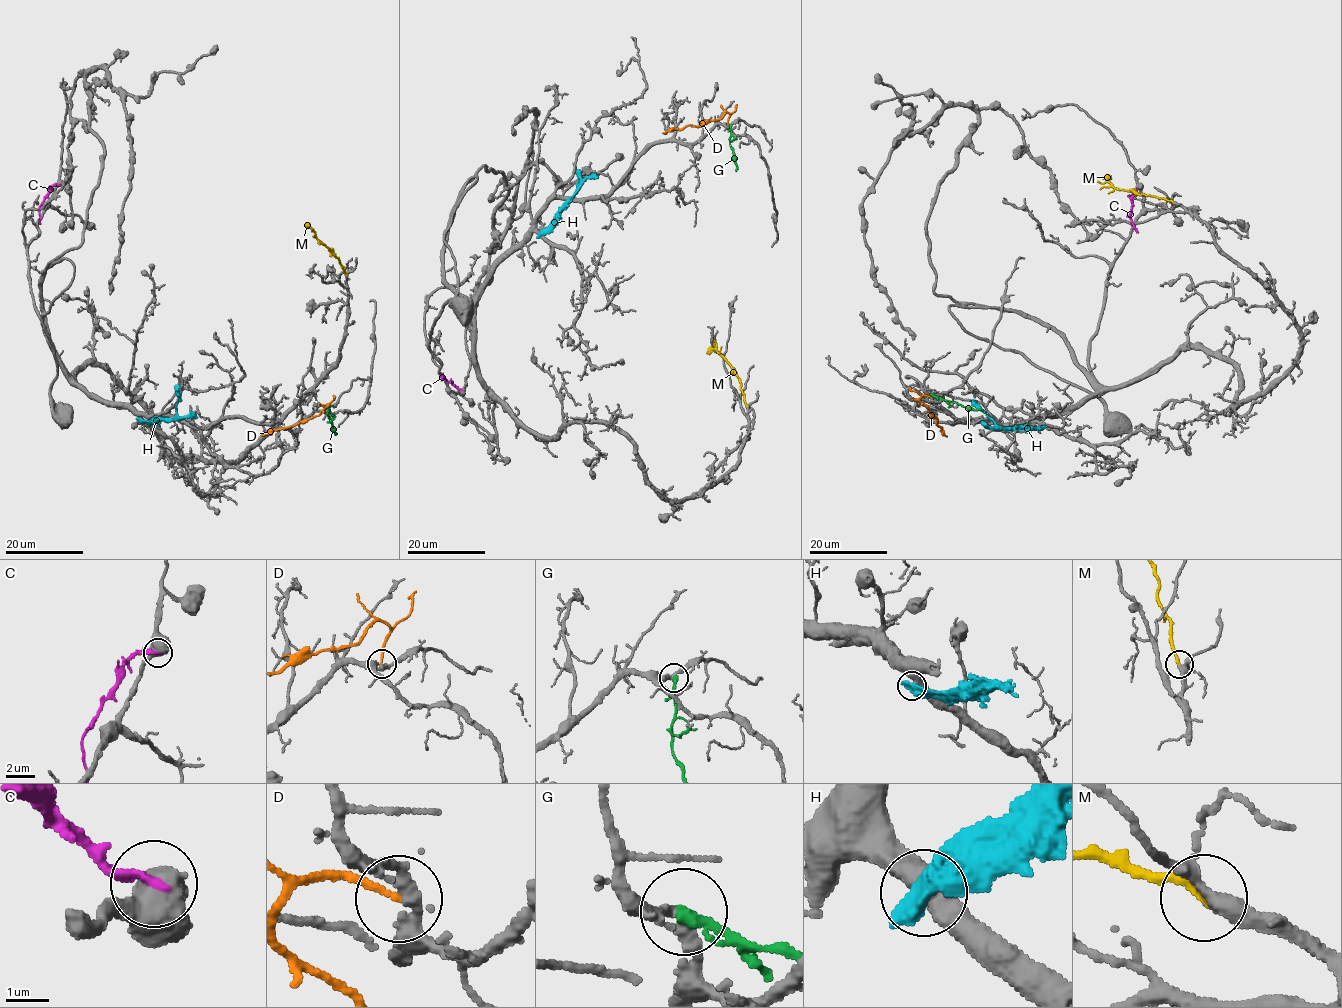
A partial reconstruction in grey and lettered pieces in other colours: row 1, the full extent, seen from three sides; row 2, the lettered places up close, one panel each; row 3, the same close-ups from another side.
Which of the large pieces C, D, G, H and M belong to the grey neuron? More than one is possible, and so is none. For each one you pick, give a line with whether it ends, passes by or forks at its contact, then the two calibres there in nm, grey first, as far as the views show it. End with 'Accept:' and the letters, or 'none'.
M: it ends | 320/260 nm
Accept: M

